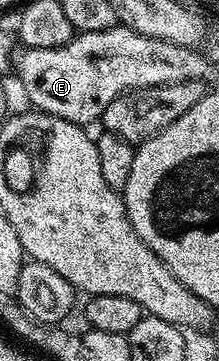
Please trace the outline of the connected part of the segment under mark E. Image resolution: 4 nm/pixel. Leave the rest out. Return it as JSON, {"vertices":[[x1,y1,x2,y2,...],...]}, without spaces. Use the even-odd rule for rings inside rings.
{"vertices":[[121,25,75,34,56,49,32,47,21,53,23,55,19,54,16,59,16,71,18,67,18,79,29,106,79,125,101,120,104,109,125,91,169,83,192,83,203,78,201,50,144,37]]}

